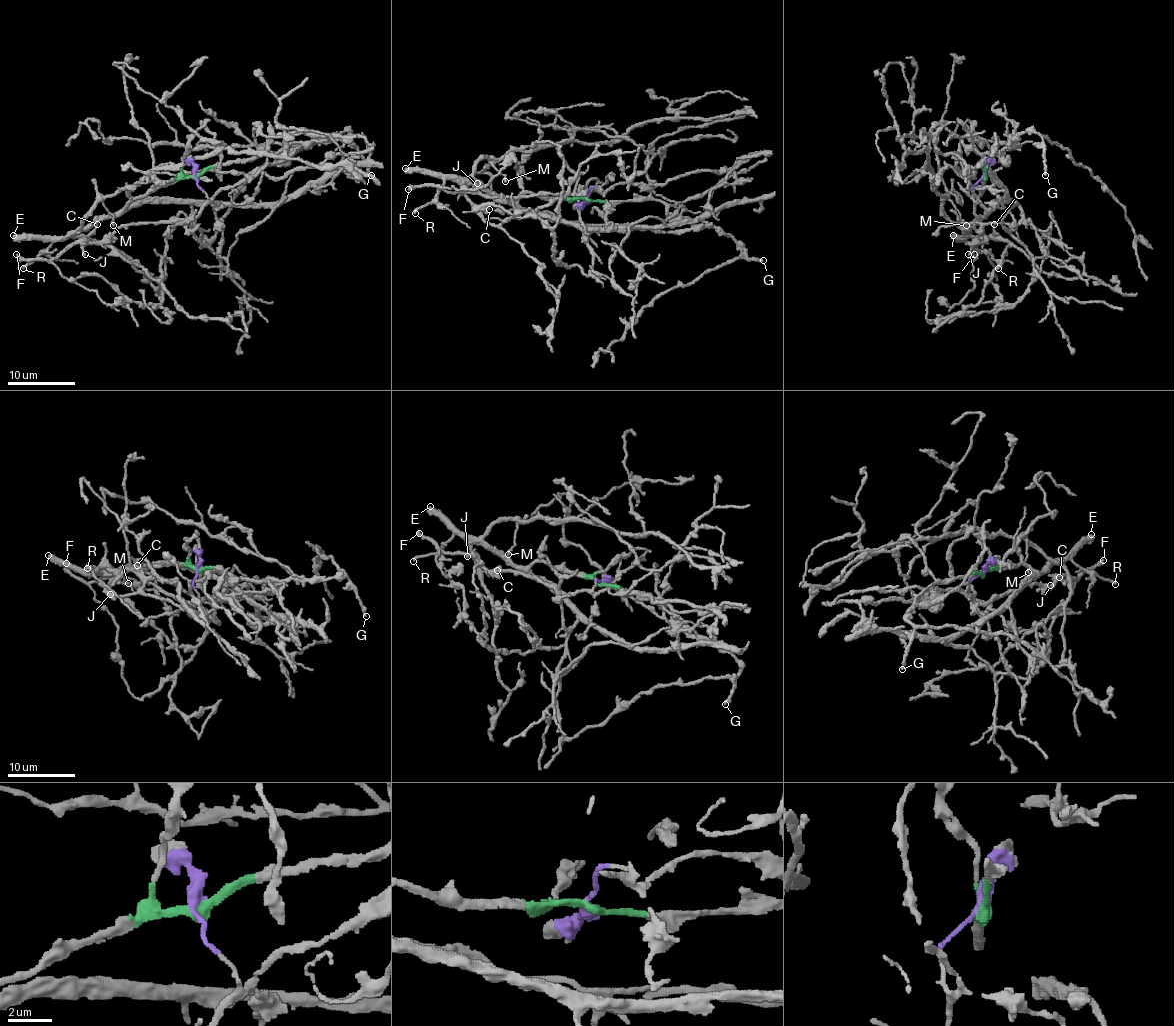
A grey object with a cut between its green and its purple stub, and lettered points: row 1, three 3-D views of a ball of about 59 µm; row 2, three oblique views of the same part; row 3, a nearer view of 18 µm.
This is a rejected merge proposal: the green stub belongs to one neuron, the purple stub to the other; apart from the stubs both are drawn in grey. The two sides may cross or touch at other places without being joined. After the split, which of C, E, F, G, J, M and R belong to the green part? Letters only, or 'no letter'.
C, E, G, M, R

